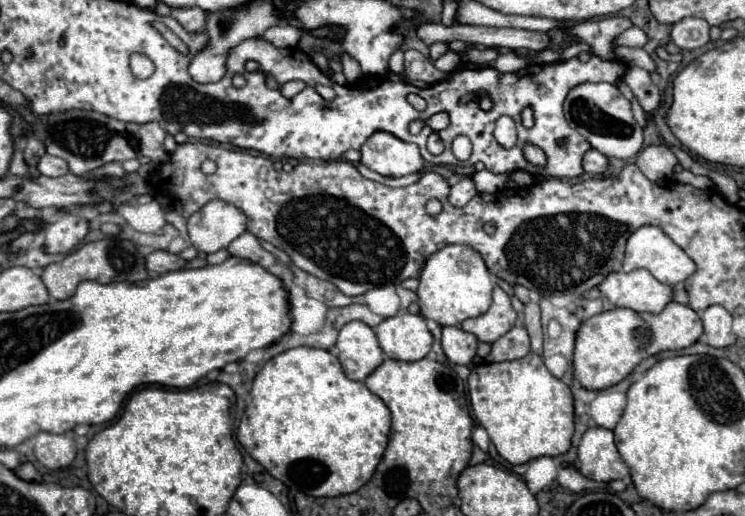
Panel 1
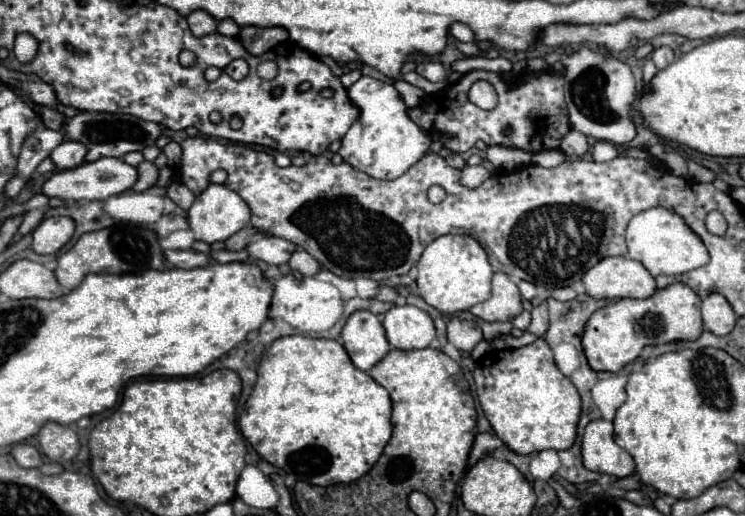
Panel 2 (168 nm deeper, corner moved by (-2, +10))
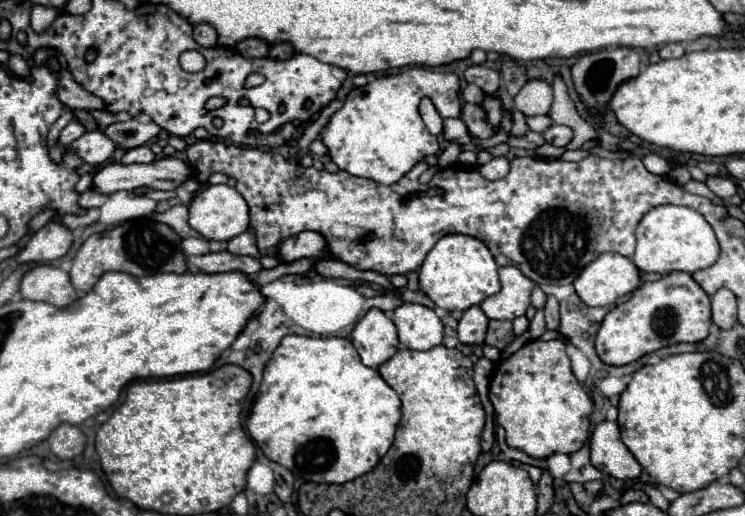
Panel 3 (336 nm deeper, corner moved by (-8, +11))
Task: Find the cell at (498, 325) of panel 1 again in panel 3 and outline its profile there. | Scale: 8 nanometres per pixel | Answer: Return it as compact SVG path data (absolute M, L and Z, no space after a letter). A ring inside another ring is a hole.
M503 266L499 268L501 290L495 296L489 296L481 302L481 310L487 318L497 320L515 320L523 316L531 306L529 296L533 290L533 282L521 274L517 266Z

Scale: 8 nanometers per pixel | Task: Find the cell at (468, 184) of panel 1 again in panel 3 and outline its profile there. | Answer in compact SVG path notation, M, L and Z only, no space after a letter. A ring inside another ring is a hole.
M493 158L491 162L479 166L479 174L487 180L499 180L507 176L507 172L509 172L509 160L505 158Z

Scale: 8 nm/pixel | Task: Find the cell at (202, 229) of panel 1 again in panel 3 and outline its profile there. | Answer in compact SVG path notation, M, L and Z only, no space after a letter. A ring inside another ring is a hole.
M215 184L205 188L191 204L189 204L189 224L197 230L205 240L231 240L247 230L249 224L249 208L243 196L227 184Z

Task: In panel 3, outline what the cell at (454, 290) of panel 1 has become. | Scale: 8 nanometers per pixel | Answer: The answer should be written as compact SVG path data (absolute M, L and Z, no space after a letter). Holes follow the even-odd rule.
M447 234L431 248L419 268L419 284L421 290L447 312L463 312L475 304L481 304L487 296L497 294L501 288L497 264L489 248L481 240L465 234Z

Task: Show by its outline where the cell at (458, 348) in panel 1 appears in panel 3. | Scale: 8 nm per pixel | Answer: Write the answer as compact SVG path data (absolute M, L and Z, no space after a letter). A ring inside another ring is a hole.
M471 306L459 318L459 328L457 328L459 342L463 342L463 344L483 344L487 324L489 324L489 318L483 314L483 310L479 306Z

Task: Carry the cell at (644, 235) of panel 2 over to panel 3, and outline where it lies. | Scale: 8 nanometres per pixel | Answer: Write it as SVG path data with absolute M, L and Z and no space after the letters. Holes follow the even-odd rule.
M673 204L655 206L643 216L643 220L635 230L635 236L637 236L637 250L631 256L631 260L641 272L669 274L679 270L693 274L697 270L709 268L719 258L719 244L713 228L705 222L705 218L699 212L687 206L673 206Z

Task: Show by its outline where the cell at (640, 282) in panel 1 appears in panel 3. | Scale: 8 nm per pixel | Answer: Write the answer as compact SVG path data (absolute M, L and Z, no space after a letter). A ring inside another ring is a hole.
M605 252L575 280L575 290L587 306L609 306L643 284L639 268L625 256Z

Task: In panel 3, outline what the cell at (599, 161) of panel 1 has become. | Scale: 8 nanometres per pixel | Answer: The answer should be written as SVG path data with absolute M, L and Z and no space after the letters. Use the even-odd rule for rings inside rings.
M553 124L551 128L545 130L545 142L547 144L553 144L553 146L559 146L559 148L565 148L571 140L573 140L573 130L569 126L559 126L559 124Z

